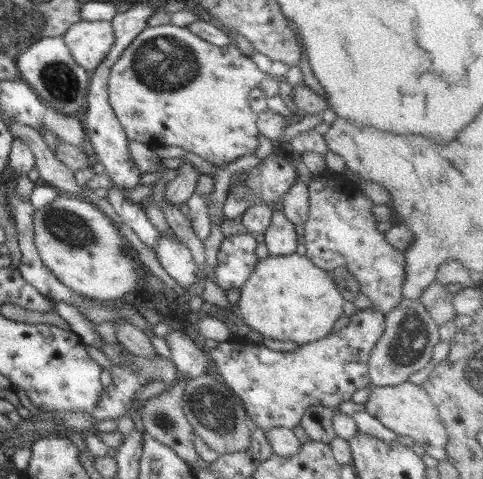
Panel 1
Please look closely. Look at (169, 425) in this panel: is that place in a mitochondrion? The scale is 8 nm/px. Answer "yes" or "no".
yes

